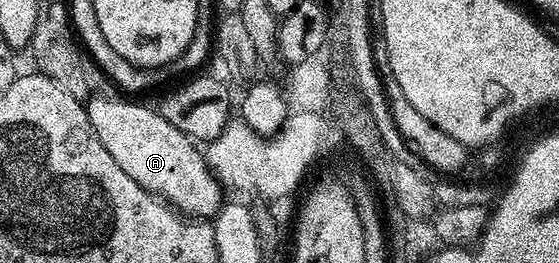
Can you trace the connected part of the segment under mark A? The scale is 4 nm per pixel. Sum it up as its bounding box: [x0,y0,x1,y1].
[85,96,224,218]

